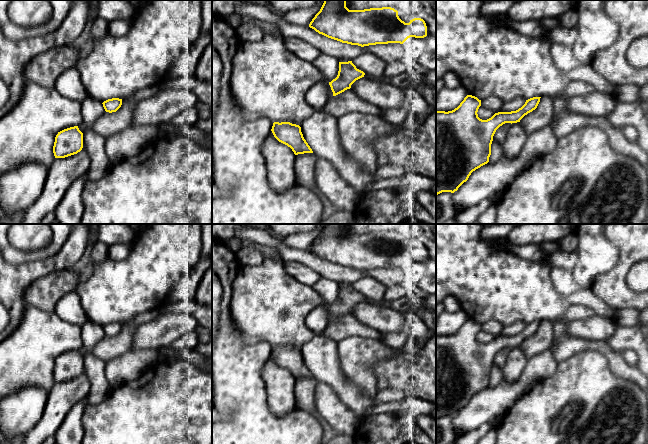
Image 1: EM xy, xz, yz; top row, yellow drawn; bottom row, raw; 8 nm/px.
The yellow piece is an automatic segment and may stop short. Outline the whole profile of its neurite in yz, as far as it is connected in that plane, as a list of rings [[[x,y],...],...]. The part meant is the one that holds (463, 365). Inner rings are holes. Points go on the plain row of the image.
[[[467,319],[452,335],[436,335],[436,419],[442,416],[454,417],[473,395],[487,388],[496,354],[505,347],[520,346],[525,339],[537,332],[540,322],[530,322],[518,334],[498,336],[487,344],[478,341],[481,324],[472,319]]]

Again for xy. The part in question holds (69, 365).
[[[78,350],[64,353],[55,361],[53,377],[55,382],[65,382],[80,376],[83,372],[83,357]]]

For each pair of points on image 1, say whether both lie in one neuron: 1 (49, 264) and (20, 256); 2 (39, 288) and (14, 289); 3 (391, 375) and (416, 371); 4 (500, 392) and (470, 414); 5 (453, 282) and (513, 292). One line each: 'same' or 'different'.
1: different
2: different
3: same
4: same
5: same

